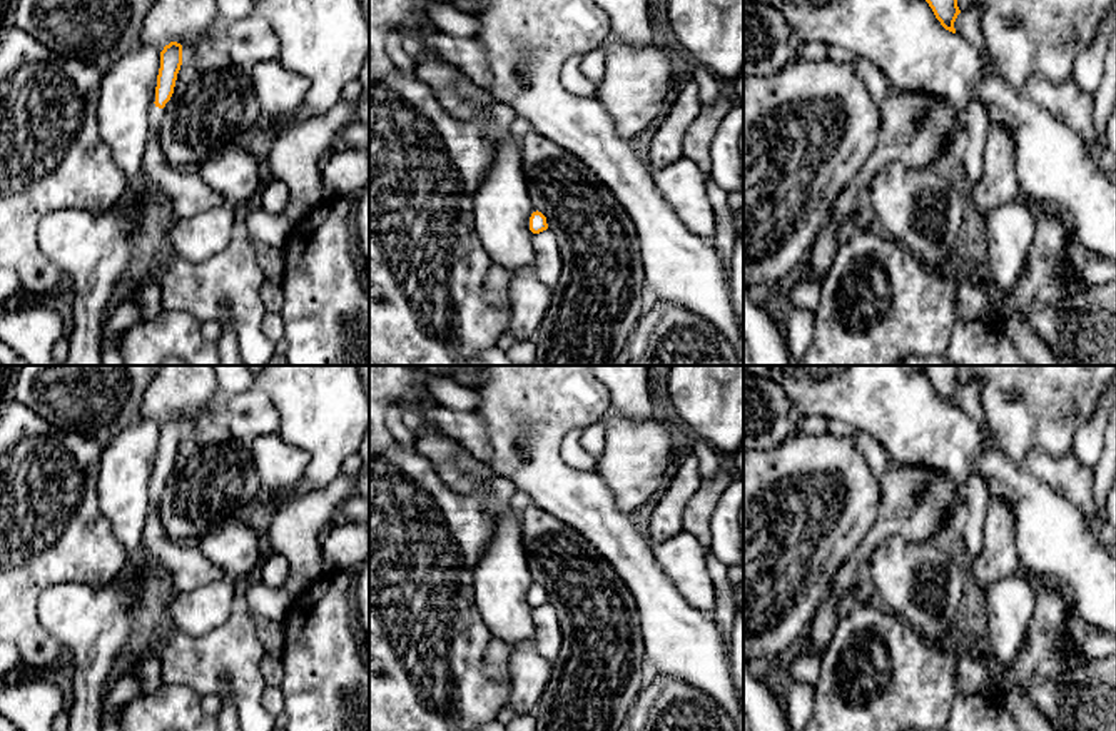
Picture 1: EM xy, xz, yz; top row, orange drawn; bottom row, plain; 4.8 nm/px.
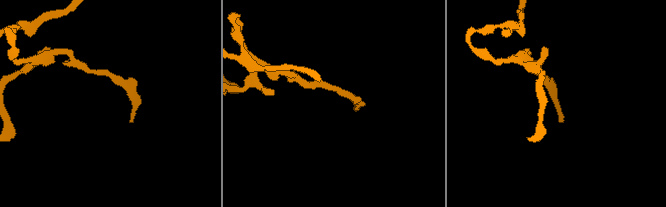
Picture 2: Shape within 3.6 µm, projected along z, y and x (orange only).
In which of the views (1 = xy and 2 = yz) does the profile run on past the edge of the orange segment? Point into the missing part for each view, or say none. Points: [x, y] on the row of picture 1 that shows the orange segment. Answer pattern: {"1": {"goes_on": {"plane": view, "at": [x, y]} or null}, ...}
{"1": {"goes_on": {"plane": "xy", "at": [186, 191]}}, "2": {"goes_on": null}}

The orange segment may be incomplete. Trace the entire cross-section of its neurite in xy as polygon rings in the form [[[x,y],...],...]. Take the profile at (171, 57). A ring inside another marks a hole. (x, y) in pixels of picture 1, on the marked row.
[[[170,42],[160,52],[157,87],[149,108],[149,139],[140,170],[145,180],[167,195],[174,220],[190,219],[226,202],[195,170],[170,165],[160,147],[159,127],[174,93],[180,65],[182,45]]]

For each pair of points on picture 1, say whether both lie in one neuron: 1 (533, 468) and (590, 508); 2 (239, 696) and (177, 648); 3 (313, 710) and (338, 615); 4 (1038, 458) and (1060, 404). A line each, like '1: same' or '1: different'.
1: same
2: same
3: same
4: different

